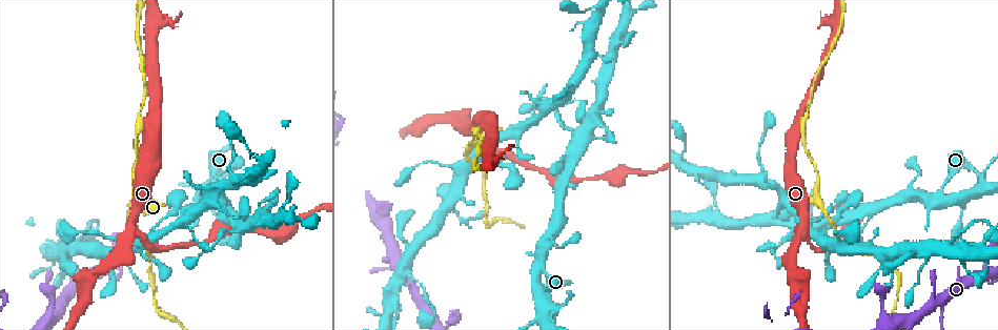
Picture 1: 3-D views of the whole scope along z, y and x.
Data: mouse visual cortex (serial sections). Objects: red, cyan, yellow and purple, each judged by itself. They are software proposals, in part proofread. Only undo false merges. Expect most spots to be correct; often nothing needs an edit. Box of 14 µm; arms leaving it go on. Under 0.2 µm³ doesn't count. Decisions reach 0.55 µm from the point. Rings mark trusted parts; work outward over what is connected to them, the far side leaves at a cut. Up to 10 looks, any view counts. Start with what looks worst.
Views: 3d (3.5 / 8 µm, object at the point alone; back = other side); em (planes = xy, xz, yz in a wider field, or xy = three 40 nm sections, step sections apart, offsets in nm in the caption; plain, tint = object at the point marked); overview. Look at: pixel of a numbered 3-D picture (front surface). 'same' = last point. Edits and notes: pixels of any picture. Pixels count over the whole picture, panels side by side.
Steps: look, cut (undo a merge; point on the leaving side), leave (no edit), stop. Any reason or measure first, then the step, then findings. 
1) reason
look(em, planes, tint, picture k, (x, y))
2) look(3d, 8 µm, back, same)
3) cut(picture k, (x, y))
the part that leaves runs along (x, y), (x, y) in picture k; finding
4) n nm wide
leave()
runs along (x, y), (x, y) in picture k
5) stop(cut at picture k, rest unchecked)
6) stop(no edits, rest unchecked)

calibre changes
look(3d, 3.5 µm, picture 1, (828, 215))

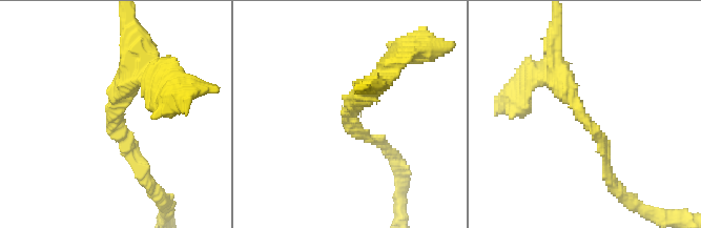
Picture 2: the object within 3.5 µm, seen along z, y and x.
arms of 150, 350 nm; shape alone is not enough
look(em, xy, step 1, tint, picture 2, (582, 114))

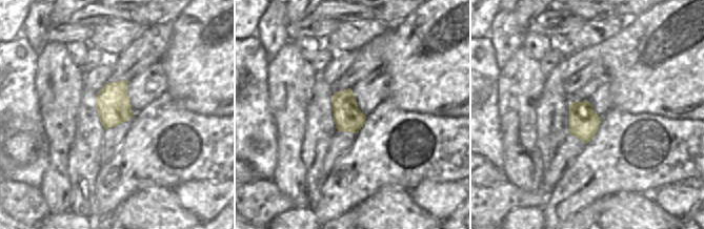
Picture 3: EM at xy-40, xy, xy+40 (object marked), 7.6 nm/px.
leave()
runs along (547, 70), (603, 141), (609, 173) in picture 2; one cell here

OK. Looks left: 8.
look(3d, 3.5 µm, picture 1, (586, 136))

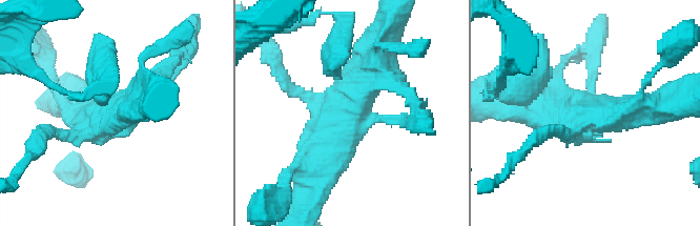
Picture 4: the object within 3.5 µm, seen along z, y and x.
need the tissue
look(em, xy, step 1, plain, picture 4, (585, 113))

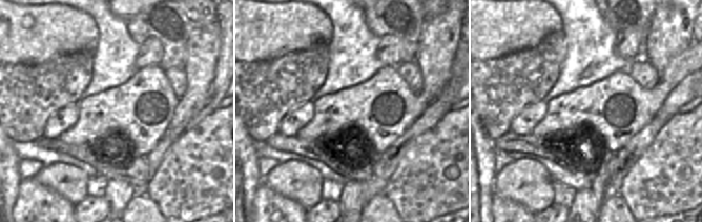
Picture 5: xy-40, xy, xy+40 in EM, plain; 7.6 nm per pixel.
look(em, xy, step 1, tint, same)

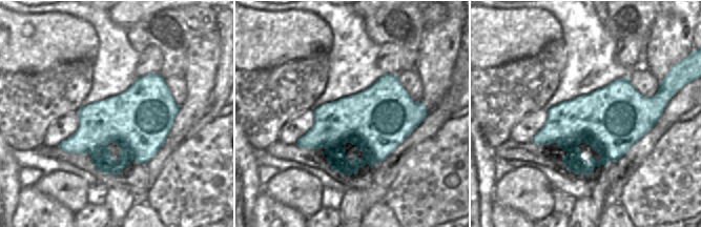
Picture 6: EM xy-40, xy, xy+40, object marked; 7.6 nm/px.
leave()
runs along (321, 169), (349, 110), (288, 86) in picture 4; all the same cell

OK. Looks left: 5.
abrupt turn
look(3d, 3.5 µm, picture 1, (772, 252))

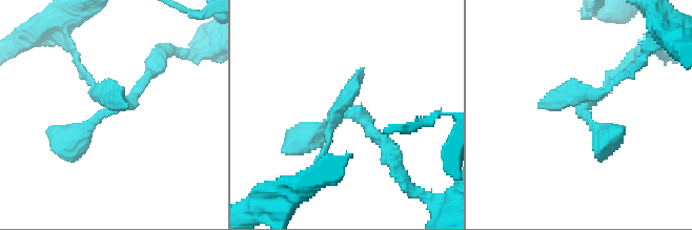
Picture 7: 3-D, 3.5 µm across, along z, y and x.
look(em, xy, step 1, tint, picture 7, (575, 108))

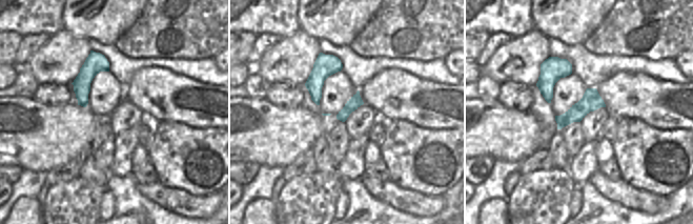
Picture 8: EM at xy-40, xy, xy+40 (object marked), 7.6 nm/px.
leave()
runs along (382, 141), (340, 103), (321, 158) in picture 7; one cell here

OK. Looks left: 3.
calibre changes
look(3d, 3.5 µm, picture 1, (187, 220))

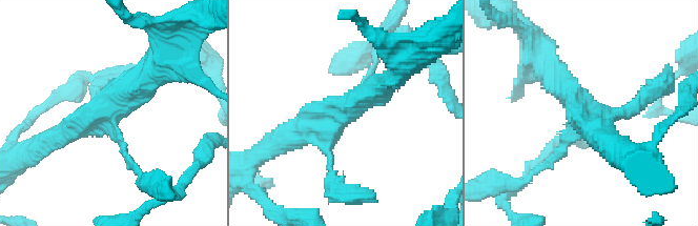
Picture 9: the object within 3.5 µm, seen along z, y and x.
now the EM
look(em, xy, step 5, tint, picture 9, (586, 115))

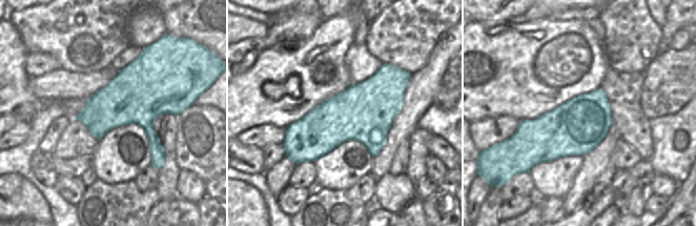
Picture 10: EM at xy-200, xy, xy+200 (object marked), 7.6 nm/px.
leave()
runs along (371, 75), (329, 123), (284, 137) in picture 9; all the same cell

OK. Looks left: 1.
stop(no edits, rest unchecked)

